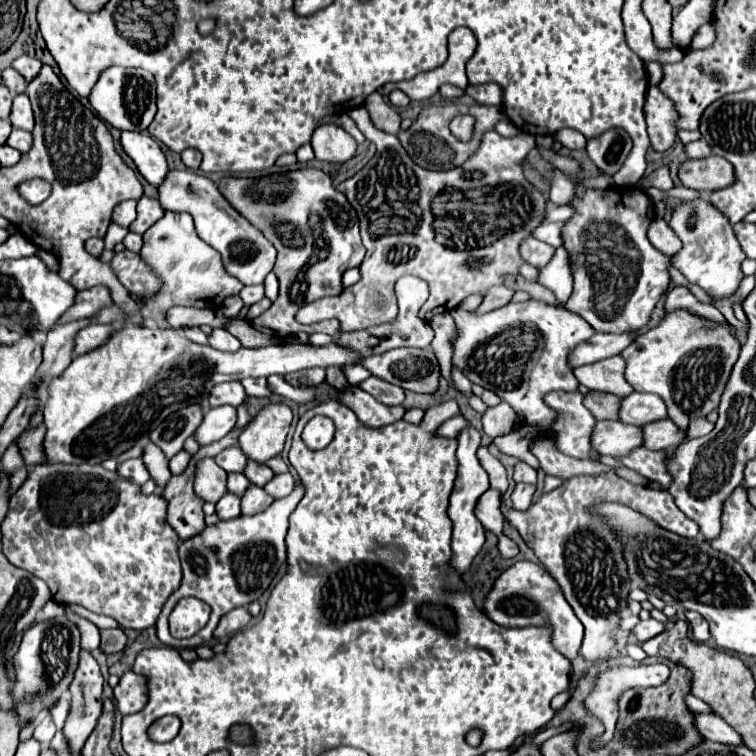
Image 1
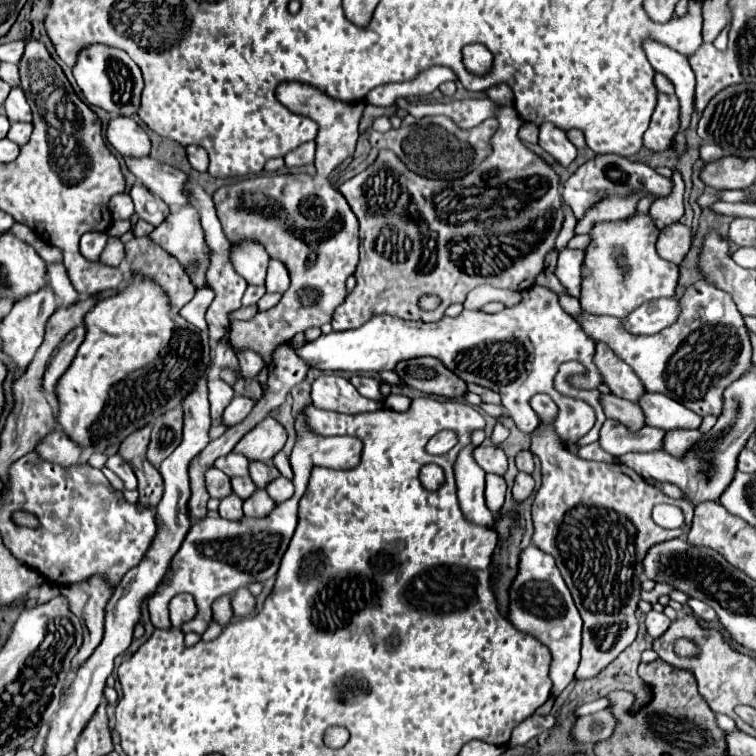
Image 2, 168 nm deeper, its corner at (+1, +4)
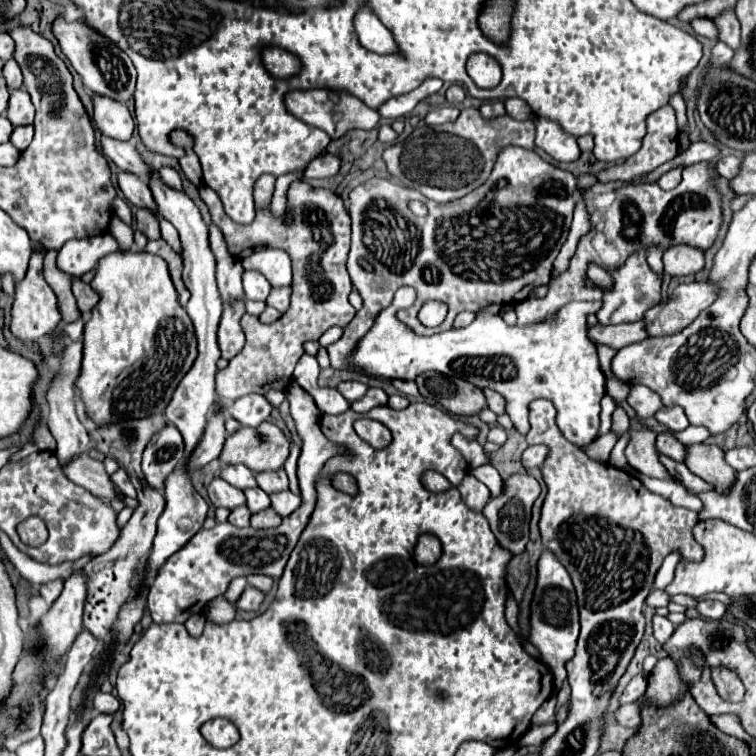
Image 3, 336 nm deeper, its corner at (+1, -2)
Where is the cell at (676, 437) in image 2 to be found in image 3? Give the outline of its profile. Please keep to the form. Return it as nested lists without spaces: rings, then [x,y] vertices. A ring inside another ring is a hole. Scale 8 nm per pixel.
[[[708,444],[686,446],[684,464],[688,466],[690,472],[700,476],[702,480],[714,484],[718,492],[730,488],[736,476],[736,472],[726,464],[724,452],[718,446],[708,446]]]

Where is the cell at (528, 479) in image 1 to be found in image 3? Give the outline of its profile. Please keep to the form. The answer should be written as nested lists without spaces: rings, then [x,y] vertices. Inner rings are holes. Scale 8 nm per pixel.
[[[528,446],[522,454],[522,466],[528,470],[528,468],[534,468],[534,466],[542,466],[542,462],[546,460],[546,446]]]

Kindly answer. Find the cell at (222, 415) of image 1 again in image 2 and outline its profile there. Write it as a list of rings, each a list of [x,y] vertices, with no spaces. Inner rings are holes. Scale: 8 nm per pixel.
[[[234,396],[232,402],[224,410],[224,416],[222,416],[224,424],[228,424],[228,426],[240,424],[250,414],[250,410],[254,408],[254,404],[256,402],[252,398],[248,398],[248,396]]]

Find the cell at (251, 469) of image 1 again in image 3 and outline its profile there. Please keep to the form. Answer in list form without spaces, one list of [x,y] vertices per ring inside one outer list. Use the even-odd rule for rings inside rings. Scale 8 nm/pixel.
[[[284,470],[258,472],[258,474],[256,474],[256,482],[258,482],[258,486],[260,486],[266,494],[288,490],[288,478],[286,478],[286,472],[284,472]]]

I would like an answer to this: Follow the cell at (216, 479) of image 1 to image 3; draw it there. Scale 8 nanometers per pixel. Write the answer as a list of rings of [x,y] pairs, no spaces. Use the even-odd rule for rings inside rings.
[[[214,478],[208,486],[208,496],[212,500],[214,506],[224,506],[228,510],[236,508],[236,506],[242,506],[246,502],[244,498],[244,492],[230,486],[228,482],[224,482],[222,478]]]

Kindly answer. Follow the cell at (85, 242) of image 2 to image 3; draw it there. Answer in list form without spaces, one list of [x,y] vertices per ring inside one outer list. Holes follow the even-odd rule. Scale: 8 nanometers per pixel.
[[[110,233],[82,238],[82,240],[68,240],[58,250],[56,266],[58,270],[70,276],[82,276],[94,270],[100,258],[116,250],[118,250],[118,244]]]

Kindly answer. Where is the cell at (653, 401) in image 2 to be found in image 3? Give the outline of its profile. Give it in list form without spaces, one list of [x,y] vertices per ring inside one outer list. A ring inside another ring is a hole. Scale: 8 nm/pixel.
[[[664,406],[662,410],[658,410],[658,414],[654,414],[654,418],[672,432],[682,432],[690,426],[690,422],[688,422],[688,418],[680,406],[672,406],[672,408]]]

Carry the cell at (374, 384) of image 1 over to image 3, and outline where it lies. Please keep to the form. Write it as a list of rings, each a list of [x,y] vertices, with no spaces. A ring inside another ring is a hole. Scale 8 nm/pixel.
[[[340,382],[338,390],[342,392],[342,396],[346,396],[346,400],[356,402],[368,392],[368,386],[362,384],[362,382]]]

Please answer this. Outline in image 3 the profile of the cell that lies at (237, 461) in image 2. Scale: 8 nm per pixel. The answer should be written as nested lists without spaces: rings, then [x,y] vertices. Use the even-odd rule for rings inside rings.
[[[234,464],[234,466],[224,466],[220,470],[220,478],[226,480],[228,484],[244,490],[244,488],[254,488],[256,486],[256,480],[254,480],[254,474],[250,468],[242,466],[242,464]]]

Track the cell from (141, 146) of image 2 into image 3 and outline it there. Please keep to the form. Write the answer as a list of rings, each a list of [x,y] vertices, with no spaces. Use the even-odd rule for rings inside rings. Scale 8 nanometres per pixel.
[[[92,96],[92,100],[94,100],[94,120],[98,130],[114,140],[130,140],[136,126],[126,104],[104,96]]]

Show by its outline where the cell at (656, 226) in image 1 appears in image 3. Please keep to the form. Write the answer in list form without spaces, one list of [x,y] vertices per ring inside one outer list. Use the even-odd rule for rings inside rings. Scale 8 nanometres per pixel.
[[[670,246],[662,260],[664,272],[670,276],[688,276],[704,268],[704,254],[702,250],[694,250],[694,246]]]

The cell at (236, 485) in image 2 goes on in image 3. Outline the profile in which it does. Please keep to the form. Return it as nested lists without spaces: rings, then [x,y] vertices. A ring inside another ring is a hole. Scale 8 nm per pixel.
[[[260,488],[244,490],[244,496],[246,496],[246,506],[250,512],[260,512],[270,506],[270,496]]]

